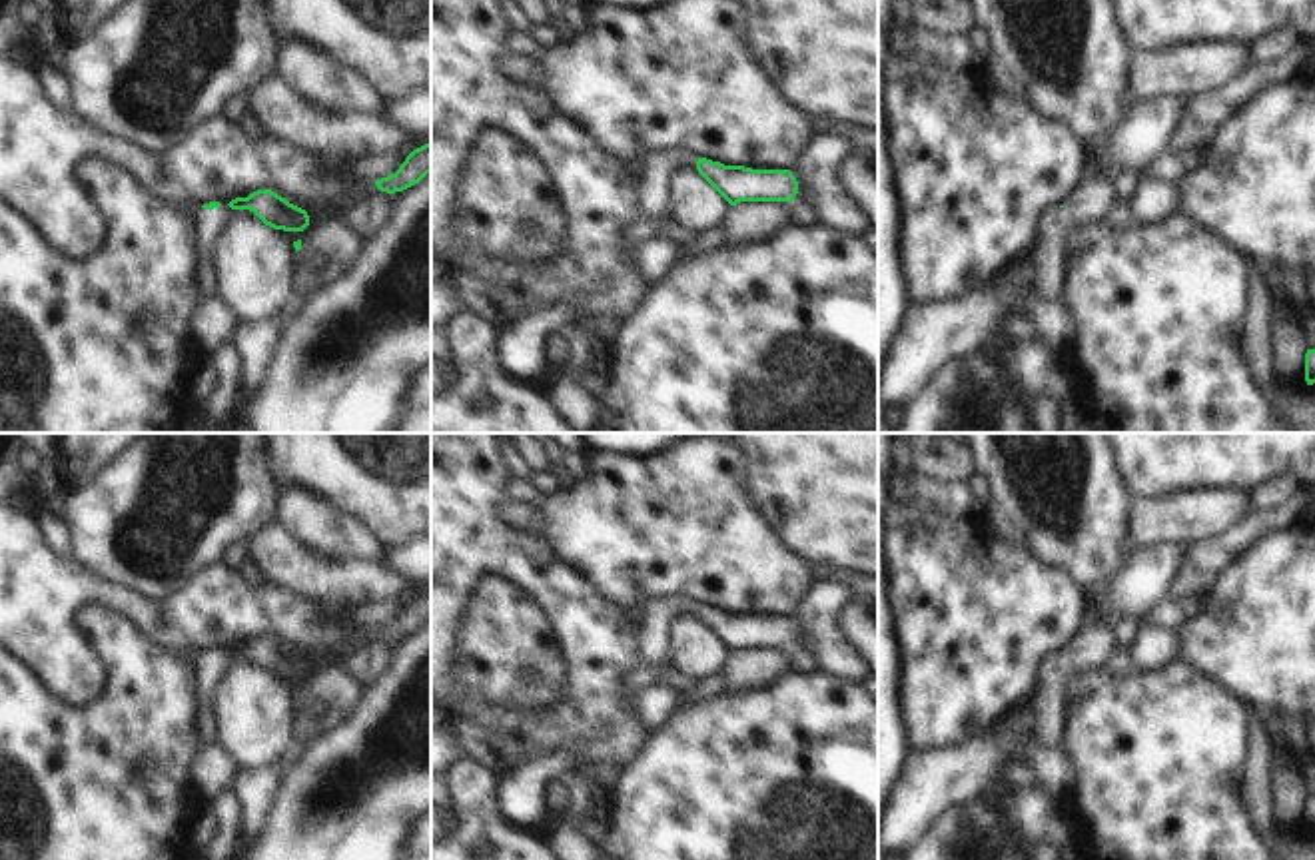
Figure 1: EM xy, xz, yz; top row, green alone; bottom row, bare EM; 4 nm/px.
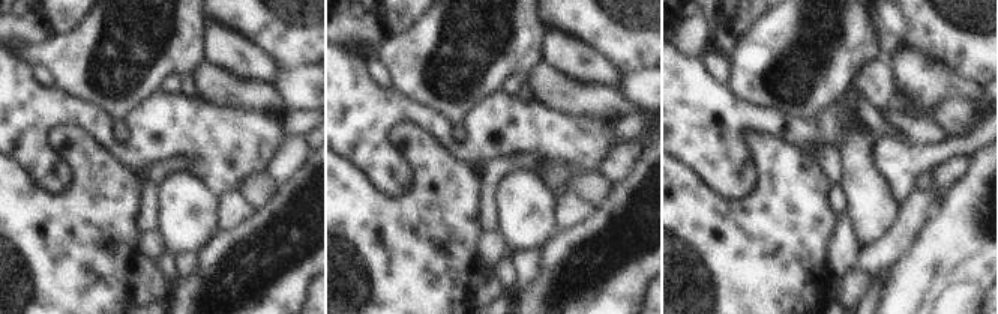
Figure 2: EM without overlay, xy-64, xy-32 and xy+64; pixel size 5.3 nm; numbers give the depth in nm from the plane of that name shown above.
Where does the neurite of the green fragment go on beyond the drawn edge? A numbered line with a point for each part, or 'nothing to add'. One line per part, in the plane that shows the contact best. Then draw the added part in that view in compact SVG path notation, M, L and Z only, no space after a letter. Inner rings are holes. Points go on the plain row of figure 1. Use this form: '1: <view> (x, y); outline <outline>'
1: xy (208, 669); outline M225 648L219 654L206 656L196 654L192 656L194 664L194 738L202 748L216 746L216 722L212 716L212 692L225 668L239 660L231 656Z

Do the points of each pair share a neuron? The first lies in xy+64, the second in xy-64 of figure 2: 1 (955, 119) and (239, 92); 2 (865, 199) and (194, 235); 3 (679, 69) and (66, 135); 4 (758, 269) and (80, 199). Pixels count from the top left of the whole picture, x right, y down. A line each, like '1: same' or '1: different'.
1: same
2: same
3: different
4: same

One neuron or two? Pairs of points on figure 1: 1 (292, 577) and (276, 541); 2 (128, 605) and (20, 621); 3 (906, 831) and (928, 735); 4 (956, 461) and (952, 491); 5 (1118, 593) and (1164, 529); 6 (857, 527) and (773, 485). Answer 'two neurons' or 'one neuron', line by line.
1: one neuron
2: one neuron
3: two neurons
4: two neurons
5: two neurons
6: one neuron

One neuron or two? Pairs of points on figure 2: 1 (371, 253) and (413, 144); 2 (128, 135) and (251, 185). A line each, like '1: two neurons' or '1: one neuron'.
1: one neuron
2: two neurons

